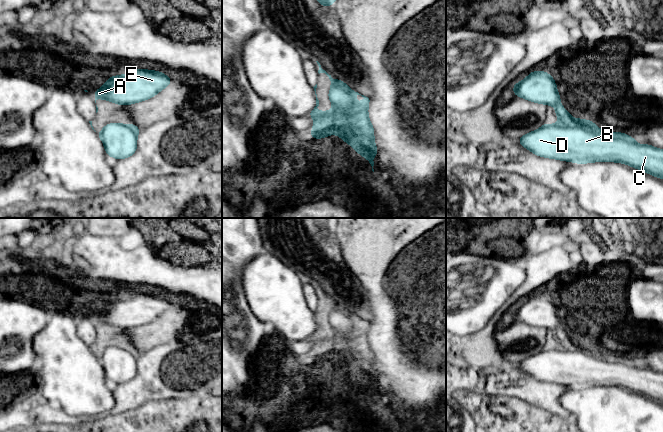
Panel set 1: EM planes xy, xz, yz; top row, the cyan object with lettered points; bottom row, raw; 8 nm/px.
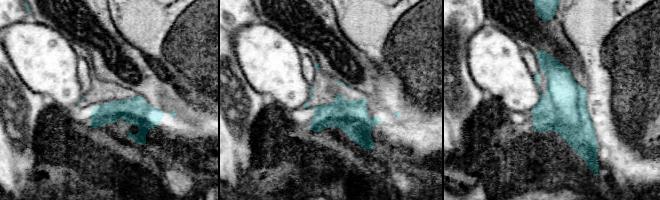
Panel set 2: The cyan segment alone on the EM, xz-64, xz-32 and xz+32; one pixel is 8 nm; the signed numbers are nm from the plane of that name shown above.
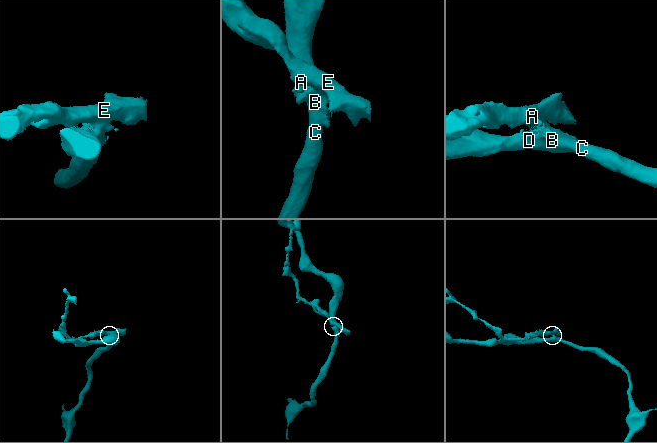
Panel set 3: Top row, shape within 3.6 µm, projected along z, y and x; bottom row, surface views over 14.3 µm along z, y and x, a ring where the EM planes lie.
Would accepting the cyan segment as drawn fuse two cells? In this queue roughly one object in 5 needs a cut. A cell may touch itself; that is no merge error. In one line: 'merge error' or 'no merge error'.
merge error

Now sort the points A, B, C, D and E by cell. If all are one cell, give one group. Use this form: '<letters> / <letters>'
A E / B C D

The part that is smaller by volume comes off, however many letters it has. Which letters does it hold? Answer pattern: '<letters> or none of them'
A, E

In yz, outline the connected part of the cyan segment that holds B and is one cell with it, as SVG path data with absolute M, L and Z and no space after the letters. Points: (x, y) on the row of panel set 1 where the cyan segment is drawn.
M584 125L574 128L542 126L517 139L521 146L545 158L585 164L591 162L618 162L663 179L663 149L650 144L639 145L625 133L612 133L605 130L597 132Z

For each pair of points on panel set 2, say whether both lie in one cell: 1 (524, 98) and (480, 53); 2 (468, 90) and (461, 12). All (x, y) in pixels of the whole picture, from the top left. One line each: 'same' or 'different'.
1: same
2: same

